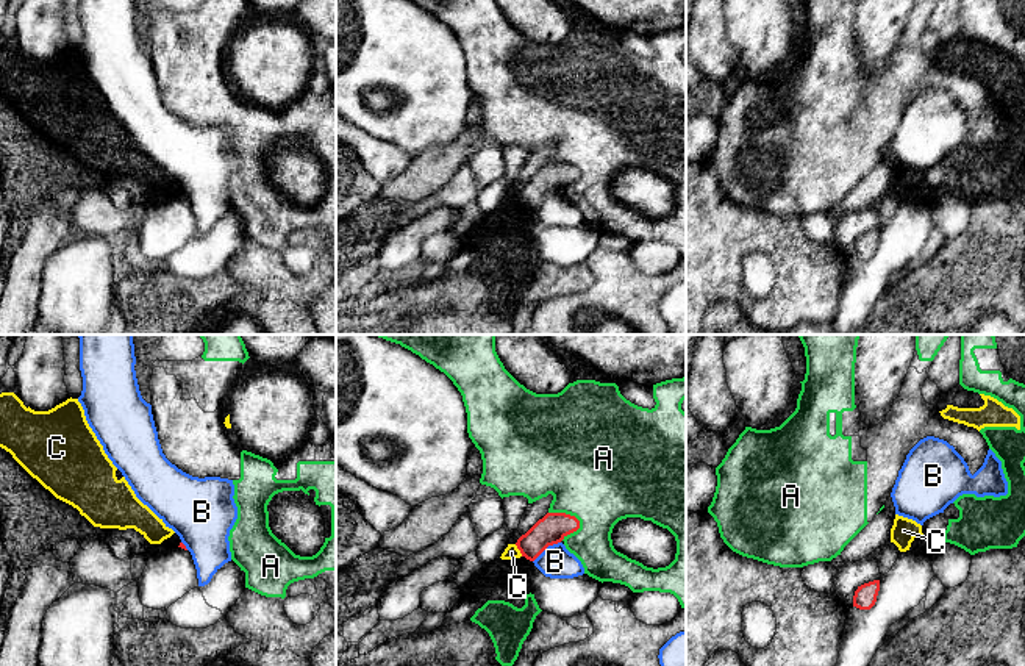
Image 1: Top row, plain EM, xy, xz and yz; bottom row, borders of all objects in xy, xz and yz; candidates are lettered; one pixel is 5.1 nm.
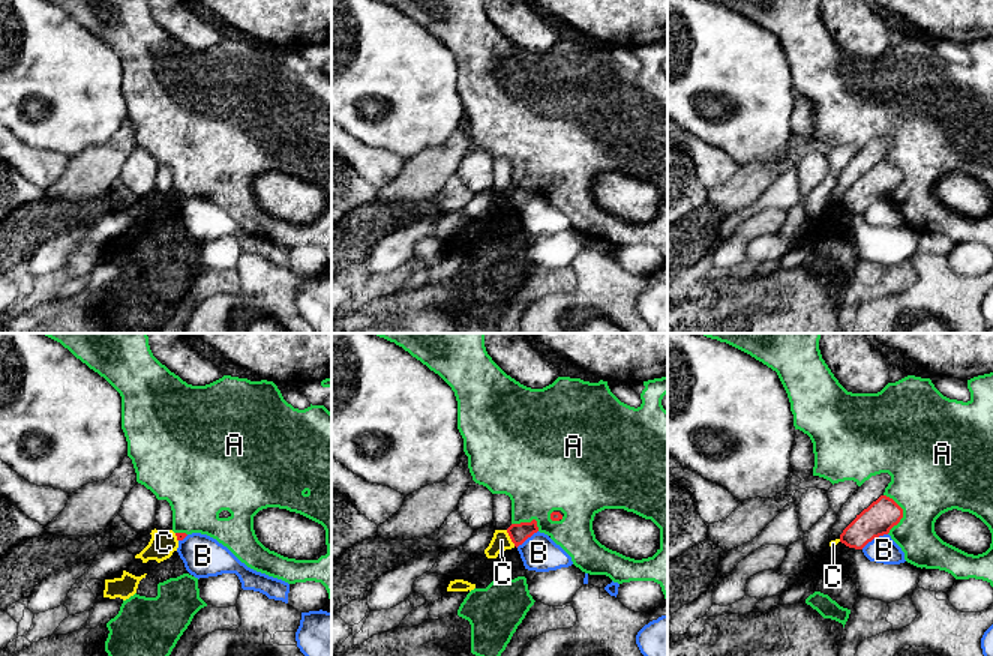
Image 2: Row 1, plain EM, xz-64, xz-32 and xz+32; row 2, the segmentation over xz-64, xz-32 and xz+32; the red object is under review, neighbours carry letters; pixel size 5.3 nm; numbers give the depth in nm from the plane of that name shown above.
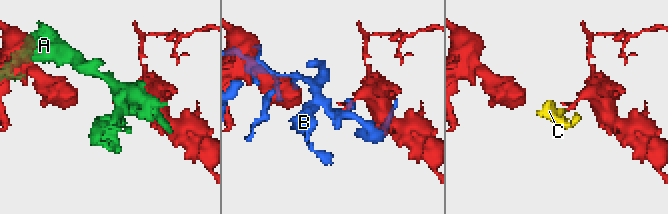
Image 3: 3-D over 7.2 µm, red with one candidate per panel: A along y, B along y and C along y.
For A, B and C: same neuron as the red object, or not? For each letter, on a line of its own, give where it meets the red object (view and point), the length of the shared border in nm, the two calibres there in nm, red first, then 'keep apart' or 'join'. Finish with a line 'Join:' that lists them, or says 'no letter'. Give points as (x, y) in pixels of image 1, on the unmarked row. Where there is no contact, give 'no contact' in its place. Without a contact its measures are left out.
A: meets red in xz at (567, 164); contact 190 nm long; 150 nm thick on the red side, 480 nm on the other; keep apart
B: meets red in xz at (546, 197); contact 180 nm long; 150 nm thick on the red side, 170 nm on the other; keep apart
C: meets red in xz at (519, 199); contact 80 nm long; 150 nm thick on the red side, 80 nm on the other; keep apart
Join: no letter

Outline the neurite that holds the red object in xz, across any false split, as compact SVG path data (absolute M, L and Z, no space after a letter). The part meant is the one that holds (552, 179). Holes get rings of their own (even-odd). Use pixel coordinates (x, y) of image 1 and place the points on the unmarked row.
M547 163L517 189L516 195L522 206L534 211L548 195L561 192L567 184L578 178L580 170L575 166L566 163Z

